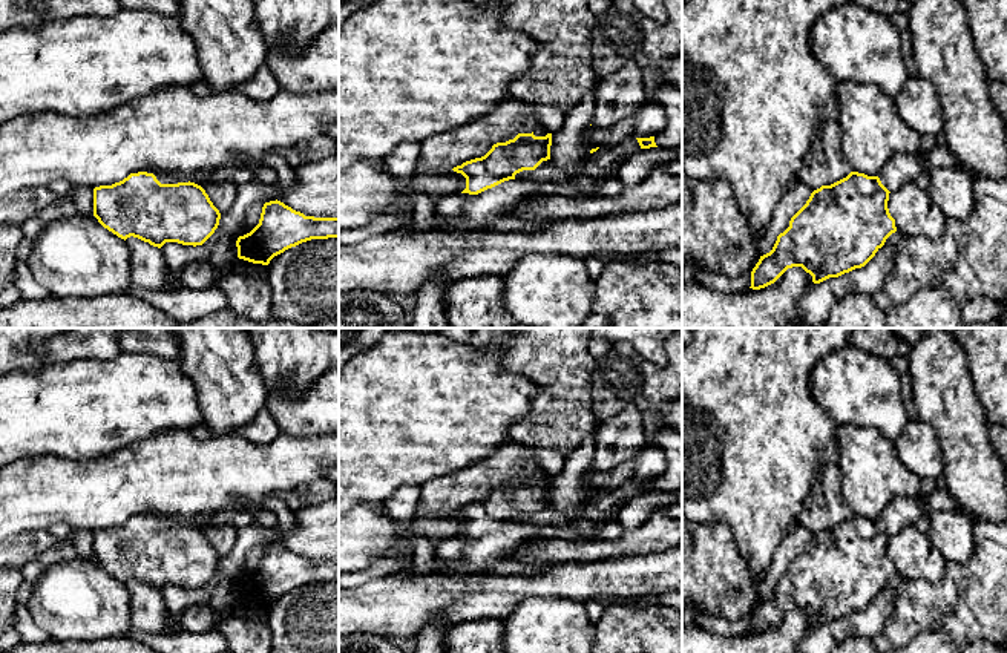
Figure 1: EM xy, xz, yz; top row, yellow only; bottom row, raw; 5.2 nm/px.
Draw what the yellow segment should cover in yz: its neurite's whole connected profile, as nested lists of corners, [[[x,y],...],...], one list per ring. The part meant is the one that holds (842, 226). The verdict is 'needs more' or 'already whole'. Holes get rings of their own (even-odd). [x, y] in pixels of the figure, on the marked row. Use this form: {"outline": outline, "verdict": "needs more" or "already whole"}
{"outline": [[[920,152],[895,155],[878,176],[851,172],[846,178],[814,190],[806,204],[791,218],[789,227],[777,236],[772,250],[760,256],[751,271],[750,288],[765,288],[792,267],[802,267],[812,276],[814,284],[864,267],[897,231],[895,219],[887,208],[889,193],[906,182],[917,181],[924,170]]], "verdict": "needs more"}

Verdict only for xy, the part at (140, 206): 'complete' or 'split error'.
split error

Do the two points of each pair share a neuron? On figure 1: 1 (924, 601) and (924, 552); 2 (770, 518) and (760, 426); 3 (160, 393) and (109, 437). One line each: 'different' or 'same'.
1: different
2: same
3: same

